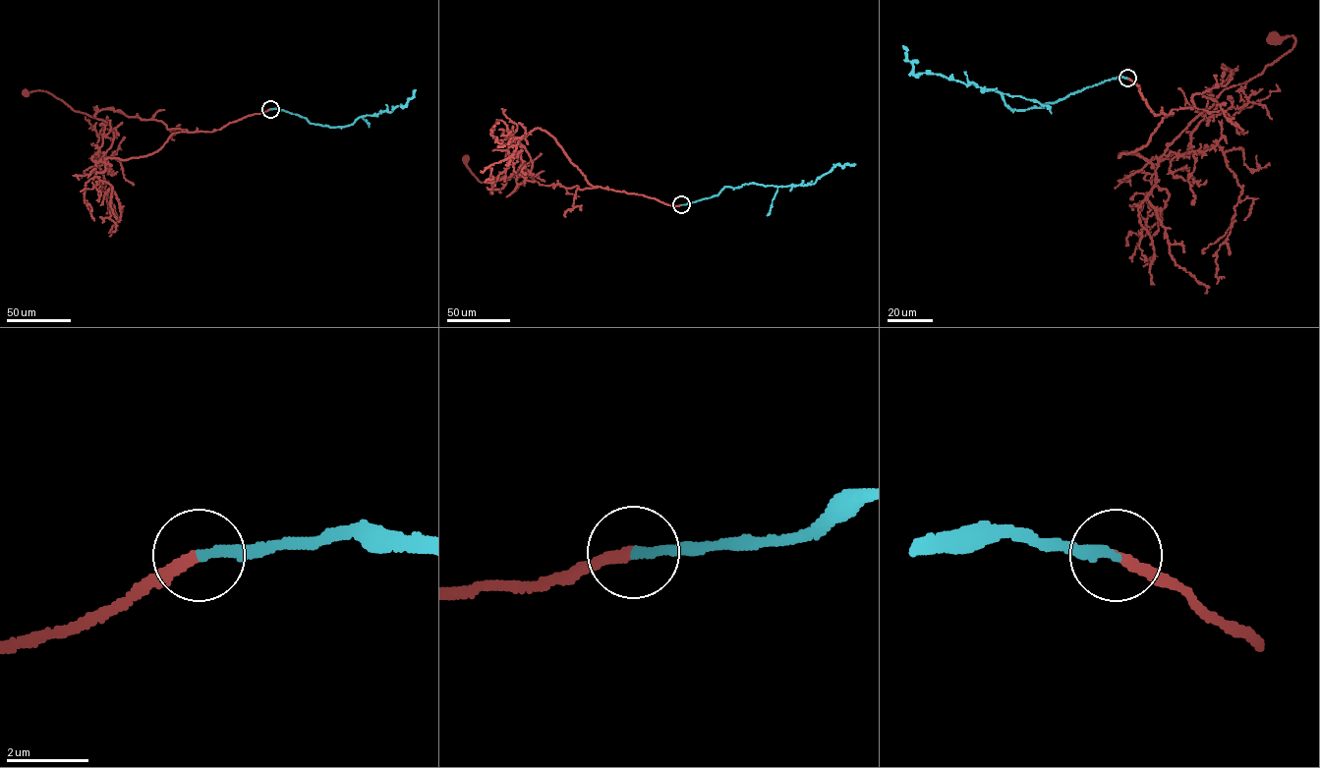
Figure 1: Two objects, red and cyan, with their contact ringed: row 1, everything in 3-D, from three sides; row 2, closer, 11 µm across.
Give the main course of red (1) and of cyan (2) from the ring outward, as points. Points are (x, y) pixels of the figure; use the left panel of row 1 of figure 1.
1: (269, 109), (211, 132), (173, 134), (146, 156), (103, 162), (114, 137), (107, 123), (46, 91), (25, 93)
2: (269, 109), (299, 115), (312, 124), (343, 127), (362, 116), (404, 106), (416, 89)

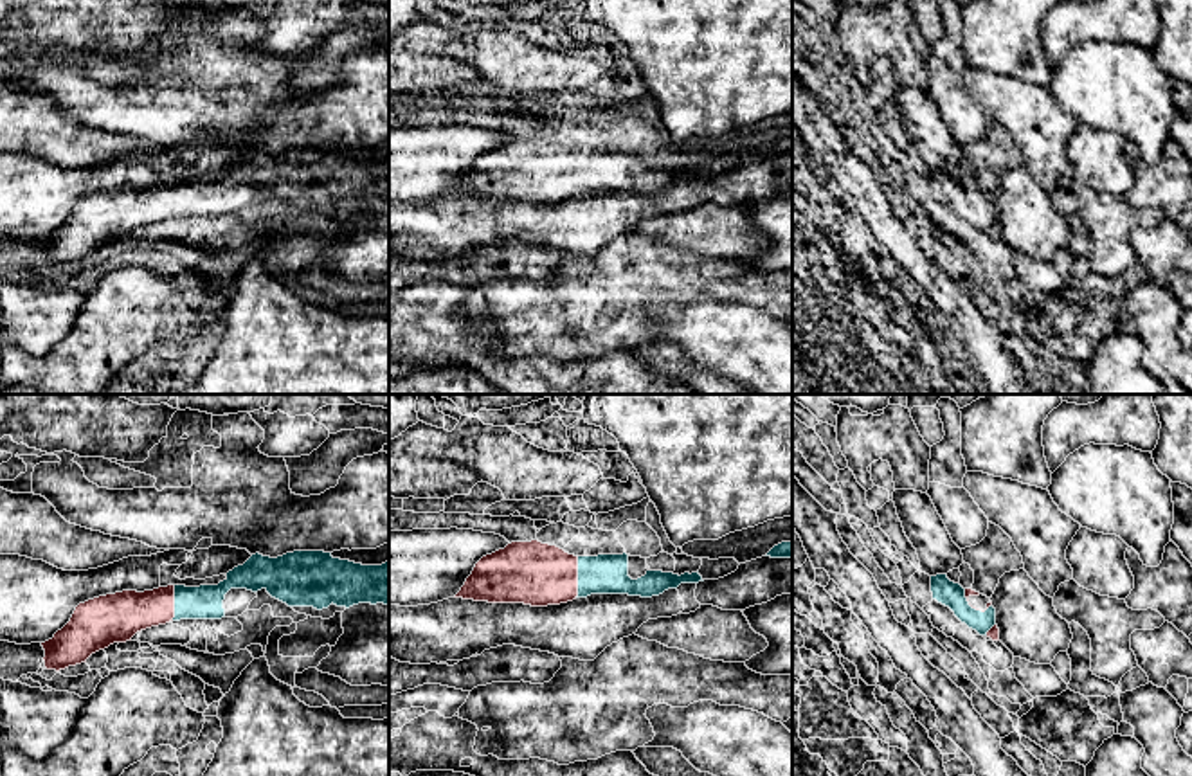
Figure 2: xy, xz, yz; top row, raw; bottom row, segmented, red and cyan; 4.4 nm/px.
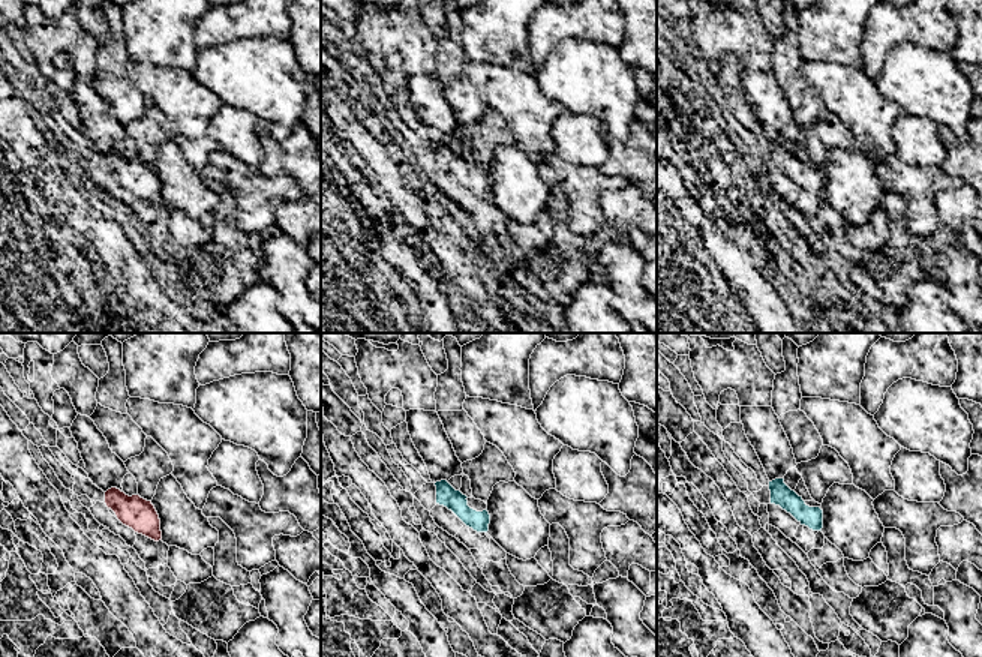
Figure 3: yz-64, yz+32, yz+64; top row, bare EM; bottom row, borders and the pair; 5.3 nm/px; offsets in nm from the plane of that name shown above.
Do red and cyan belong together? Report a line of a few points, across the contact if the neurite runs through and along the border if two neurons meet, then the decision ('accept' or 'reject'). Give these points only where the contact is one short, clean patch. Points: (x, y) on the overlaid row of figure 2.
xz (532, 573), (577, 577), (605, 573) | accept

